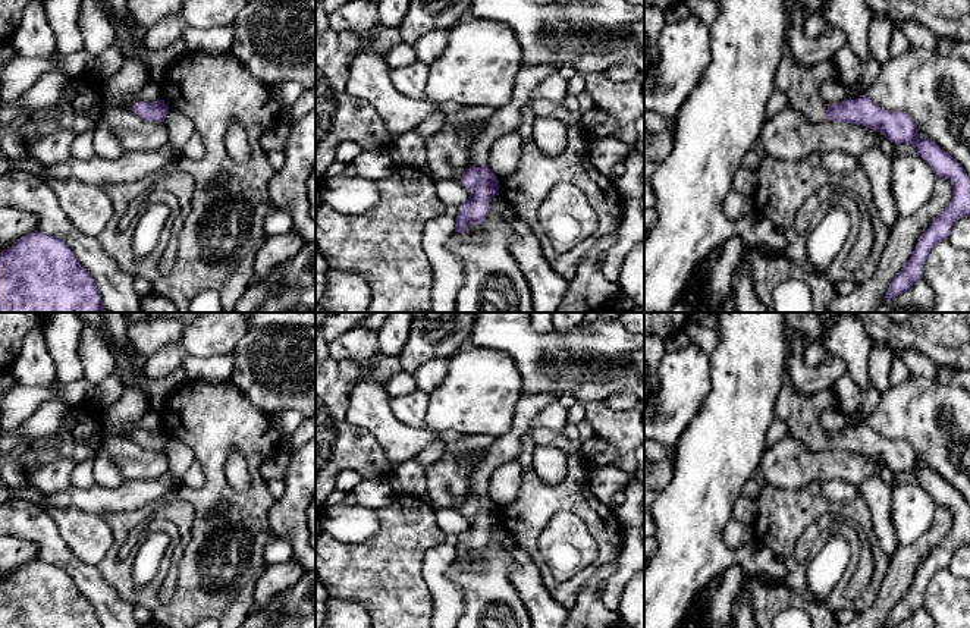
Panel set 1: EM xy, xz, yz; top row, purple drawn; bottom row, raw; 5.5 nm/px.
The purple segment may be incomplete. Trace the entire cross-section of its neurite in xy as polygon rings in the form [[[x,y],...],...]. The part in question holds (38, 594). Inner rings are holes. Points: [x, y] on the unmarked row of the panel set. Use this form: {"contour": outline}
{"contour": [[[35,559],[0,581],[0,628],[101,628],[101,624],[63,569]]]}

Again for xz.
{"contour": [[[549,393],[521,395],[515,406],[512,430],[497,437],[471,470],[471,496],[461,506],[470,525],[458,534],[455,561],[465,563],[470,553],[481,553],[489,544],[492,527],[499,524],[499,508],[487,494],[492,475],[500,465],[518,458],[522,434],[530,431],[536,415],[555,401],[558,398]]]}

